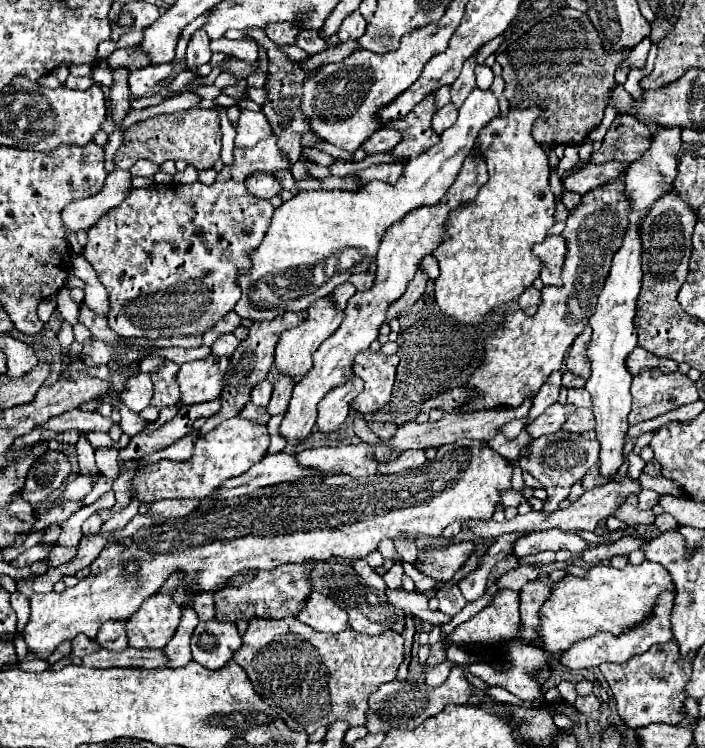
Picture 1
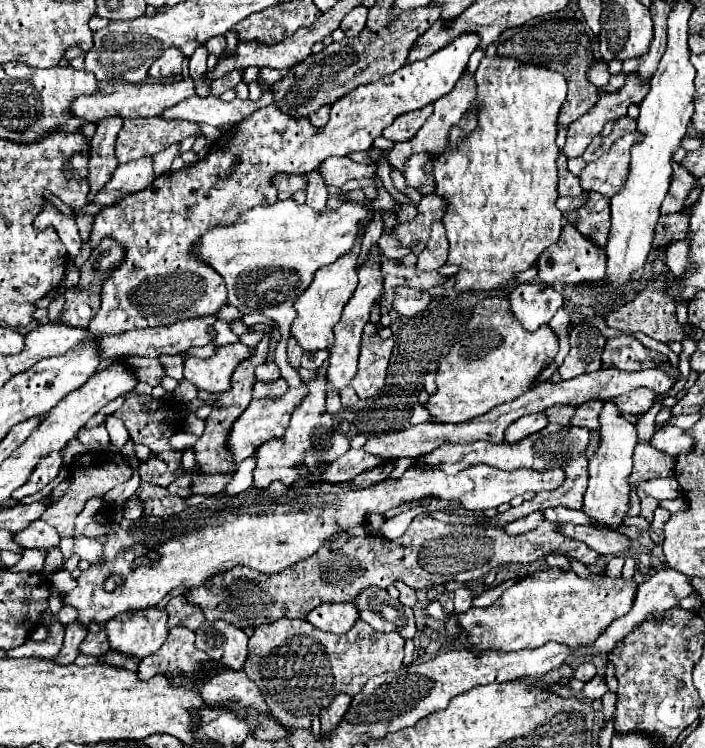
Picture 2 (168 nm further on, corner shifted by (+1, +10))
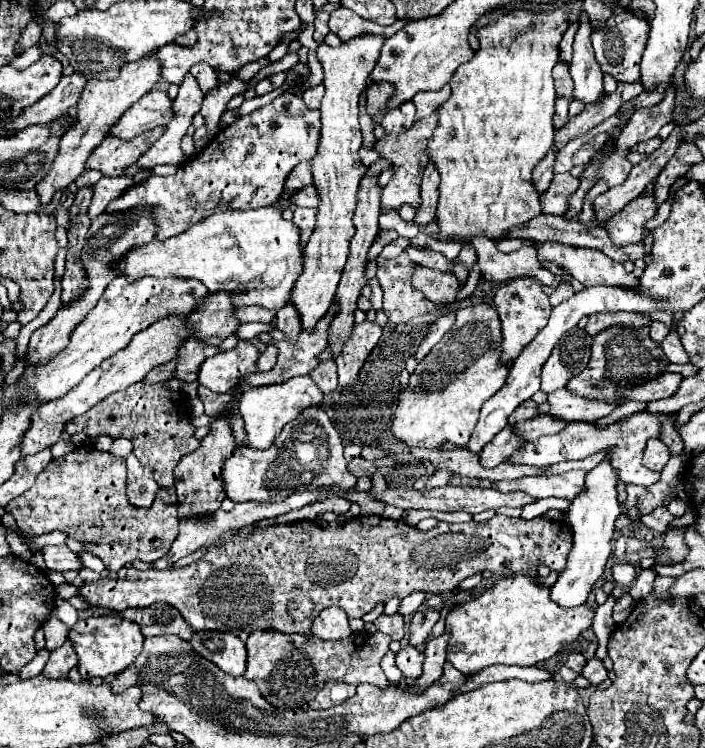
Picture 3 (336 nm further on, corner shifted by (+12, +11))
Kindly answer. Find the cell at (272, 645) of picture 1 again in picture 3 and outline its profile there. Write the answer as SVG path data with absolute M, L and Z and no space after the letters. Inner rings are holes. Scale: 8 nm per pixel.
M268 631L268 633L252 633L246 641L248 647L248 669L244 673L246 679L254 681L262 693L262 697L272 703L278 709L300 709L304 707L308 701L312 701L312 697L316 697L316 693L324 687L324 681L348 681L352 685L360 685L360 683L370 683L376 685L380 689L388 687L388 679L384 675L384 671L380 669L380 659L388 653L388 645L390 645L390 637L384 633L364 633L364 635L352 635L348 637L348 641L324 641L318 637L306 639L304 635L282 635L276 631Z

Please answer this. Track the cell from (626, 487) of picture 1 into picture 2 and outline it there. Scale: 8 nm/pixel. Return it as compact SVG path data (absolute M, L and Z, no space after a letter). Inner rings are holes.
M635 446L633 452L633 470L629 474L629 486L631 490L637 486L637 482L641 480L649 480L649 478L659 478L659 476L673 476L673 456L667 456L659 450L655 450L653 446Z

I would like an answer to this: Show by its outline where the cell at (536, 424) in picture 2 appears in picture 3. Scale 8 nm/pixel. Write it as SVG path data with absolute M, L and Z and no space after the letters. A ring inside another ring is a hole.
M508 425L482 449L480 453L480 463L482 467L496 467L500 463L504 463L504 457L508 457L508 453L512 453L512 449L516 449L516 445L522 445L524 441L520 441L520 437L512 437L512 429L508 429Z

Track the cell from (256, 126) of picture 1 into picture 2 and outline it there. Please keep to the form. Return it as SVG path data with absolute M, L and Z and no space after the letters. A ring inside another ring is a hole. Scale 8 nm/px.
M191 96L183 102L179 102L177 106L169 108L163 112L163 118L171 120L189 120L189 122L207 122L211 126L217 128L229 128L235 126L239 122L243 122L249 114L253 114L257 108L261 108L259 100L231 100L231 102L223 102L221 98L215 96Z

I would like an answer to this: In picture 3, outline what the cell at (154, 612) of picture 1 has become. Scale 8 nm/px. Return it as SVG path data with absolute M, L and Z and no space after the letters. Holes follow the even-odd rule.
M88 617L80 619L68 633L68 641L72 643L76 655L78 655L78 671L82 679L92 679L92 677L106 677L106 675L116 675L124 671L128 665L134 663L134 659L142 651L144 635L140 633L140 627L134 621L120 619L120 617Z

